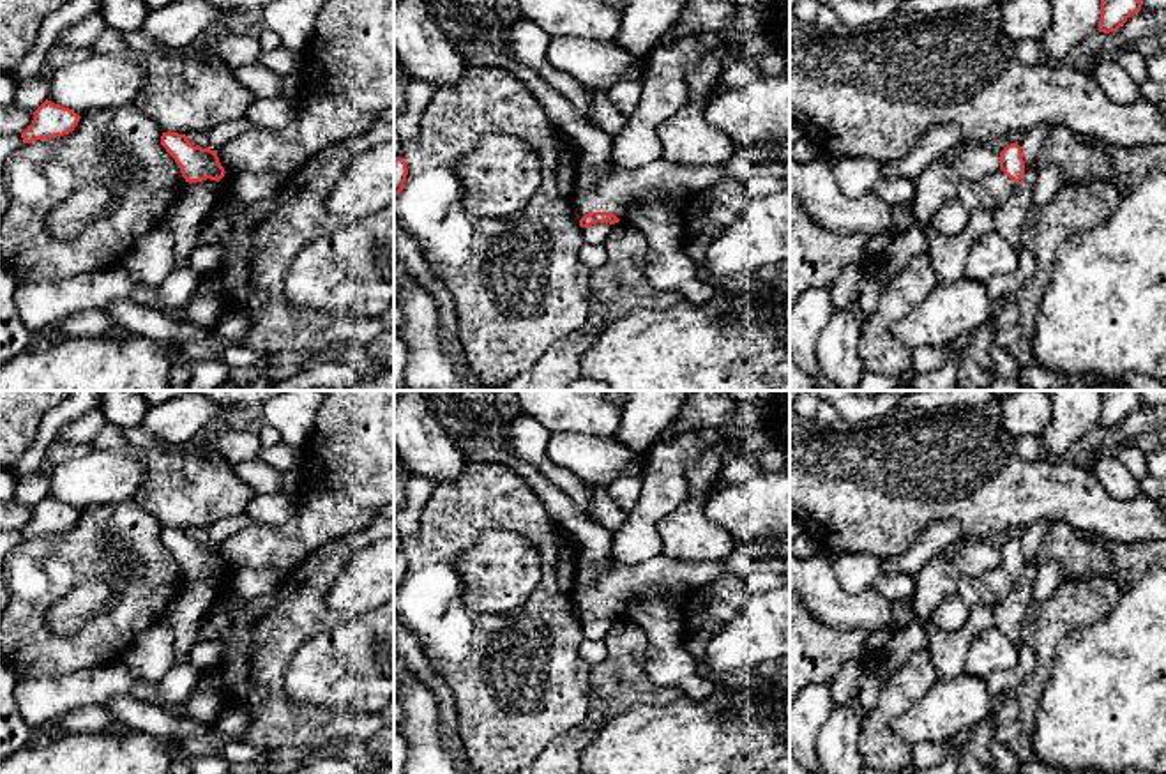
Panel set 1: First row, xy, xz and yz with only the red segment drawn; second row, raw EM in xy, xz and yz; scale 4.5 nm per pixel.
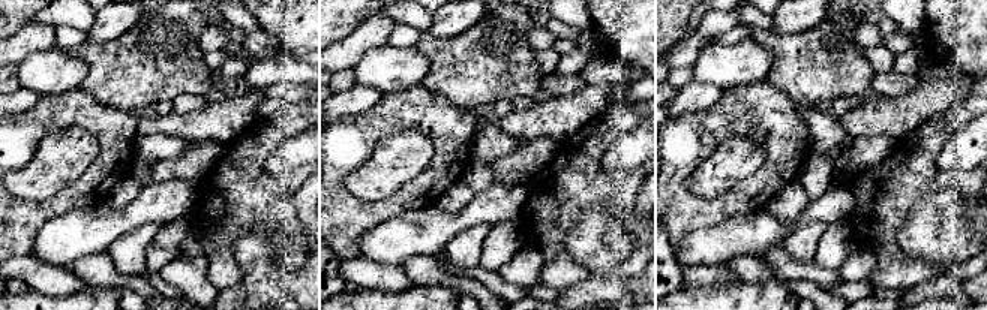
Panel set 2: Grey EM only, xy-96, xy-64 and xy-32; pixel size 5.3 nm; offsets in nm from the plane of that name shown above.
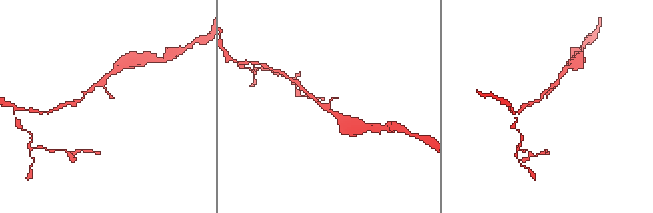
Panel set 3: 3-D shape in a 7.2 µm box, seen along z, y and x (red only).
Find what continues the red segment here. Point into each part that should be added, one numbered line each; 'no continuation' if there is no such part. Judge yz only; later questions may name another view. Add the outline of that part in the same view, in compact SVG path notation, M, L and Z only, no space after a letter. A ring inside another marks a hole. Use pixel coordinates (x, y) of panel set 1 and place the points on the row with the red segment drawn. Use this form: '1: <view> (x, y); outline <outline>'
1: yz (991, 191); outline M1000 168L977 180L961 180L958 186L958 198L970 209L991 209L1000 207L1014 191L1018 182L1011 180Z

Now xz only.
1: xz (615, 191); outline M666 159L654 161L638 170L622 170L610 164L595 168L602 173L595 187L576 187L572 198L578 223L590 212L610 212L624 221L631 203L640 196L689 196L719 180L730 180L719 166L685 168Z

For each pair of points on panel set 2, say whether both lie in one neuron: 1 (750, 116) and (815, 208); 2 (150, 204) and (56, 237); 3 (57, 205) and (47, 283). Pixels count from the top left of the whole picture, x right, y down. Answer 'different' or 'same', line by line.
1: different
2: same
3: different

